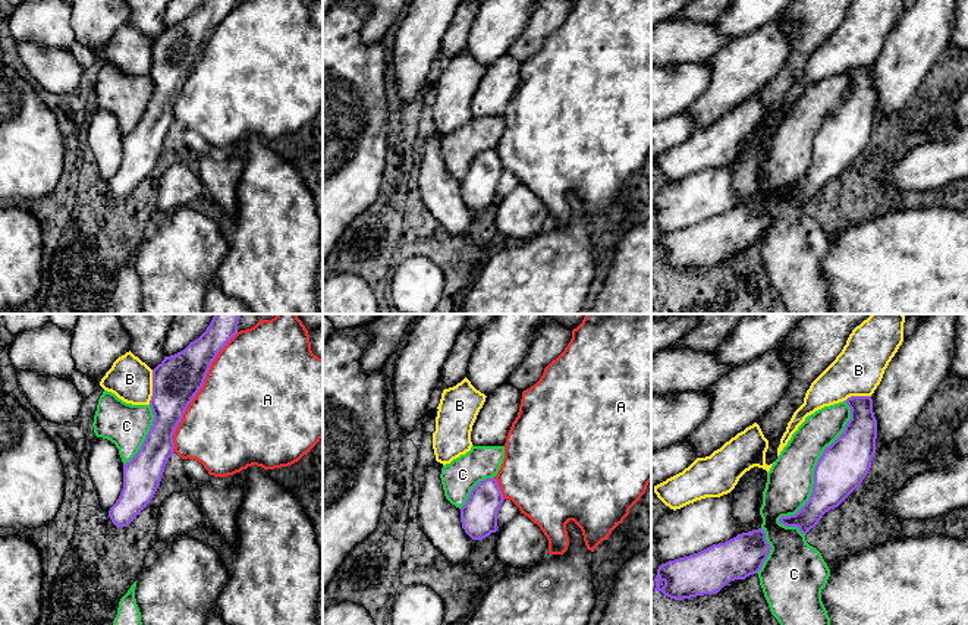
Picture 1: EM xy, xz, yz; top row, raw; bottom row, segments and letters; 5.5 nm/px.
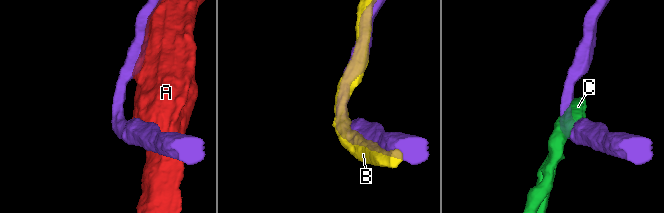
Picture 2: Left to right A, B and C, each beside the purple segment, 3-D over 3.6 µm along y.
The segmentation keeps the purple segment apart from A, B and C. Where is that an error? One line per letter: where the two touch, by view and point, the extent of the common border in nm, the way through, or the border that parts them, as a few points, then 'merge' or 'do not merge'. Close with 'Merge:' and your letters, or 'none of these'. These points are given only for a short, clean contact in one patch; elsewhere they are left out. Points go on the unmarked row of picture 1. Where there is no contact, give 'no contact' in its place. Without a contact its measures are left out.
A: meets purple in xy at (198, 62); contact 750 nm long; do not merge
B: meets purple in xy at (153, 59); contact 190 nm long; do not merge
C: meets purple in yz at (814, 150); contact 750 nm long; do not merge
Merge: none of these

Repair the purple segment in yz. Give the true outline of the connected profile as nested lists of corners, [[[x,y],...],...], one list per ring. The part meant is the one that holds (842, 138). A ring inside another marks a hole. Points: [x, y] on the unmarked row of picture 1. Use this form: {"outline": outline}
{"outline": [[[851,67],[845,73],[851,79],[851,91],[820,128],[810,172],[795,186],[779,191],[786,198],[798,198],[802,205],[814,200],[826,183],[837,179],[859,158],[871,139],[877,110],[873,70]]]}

